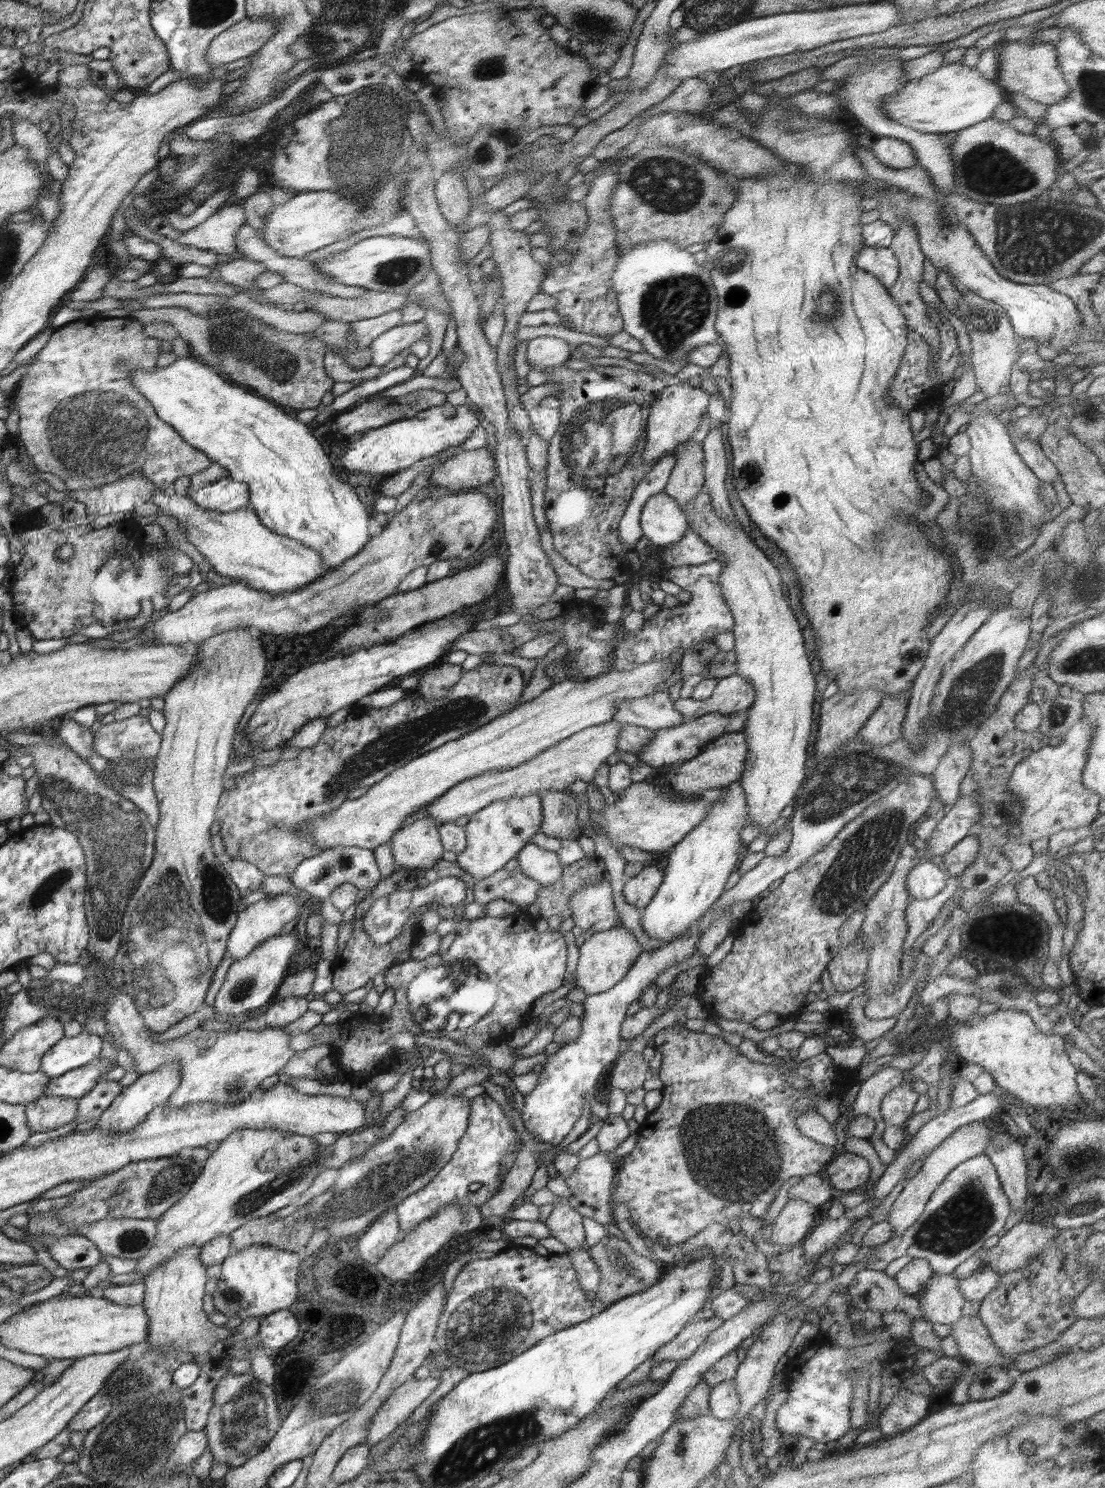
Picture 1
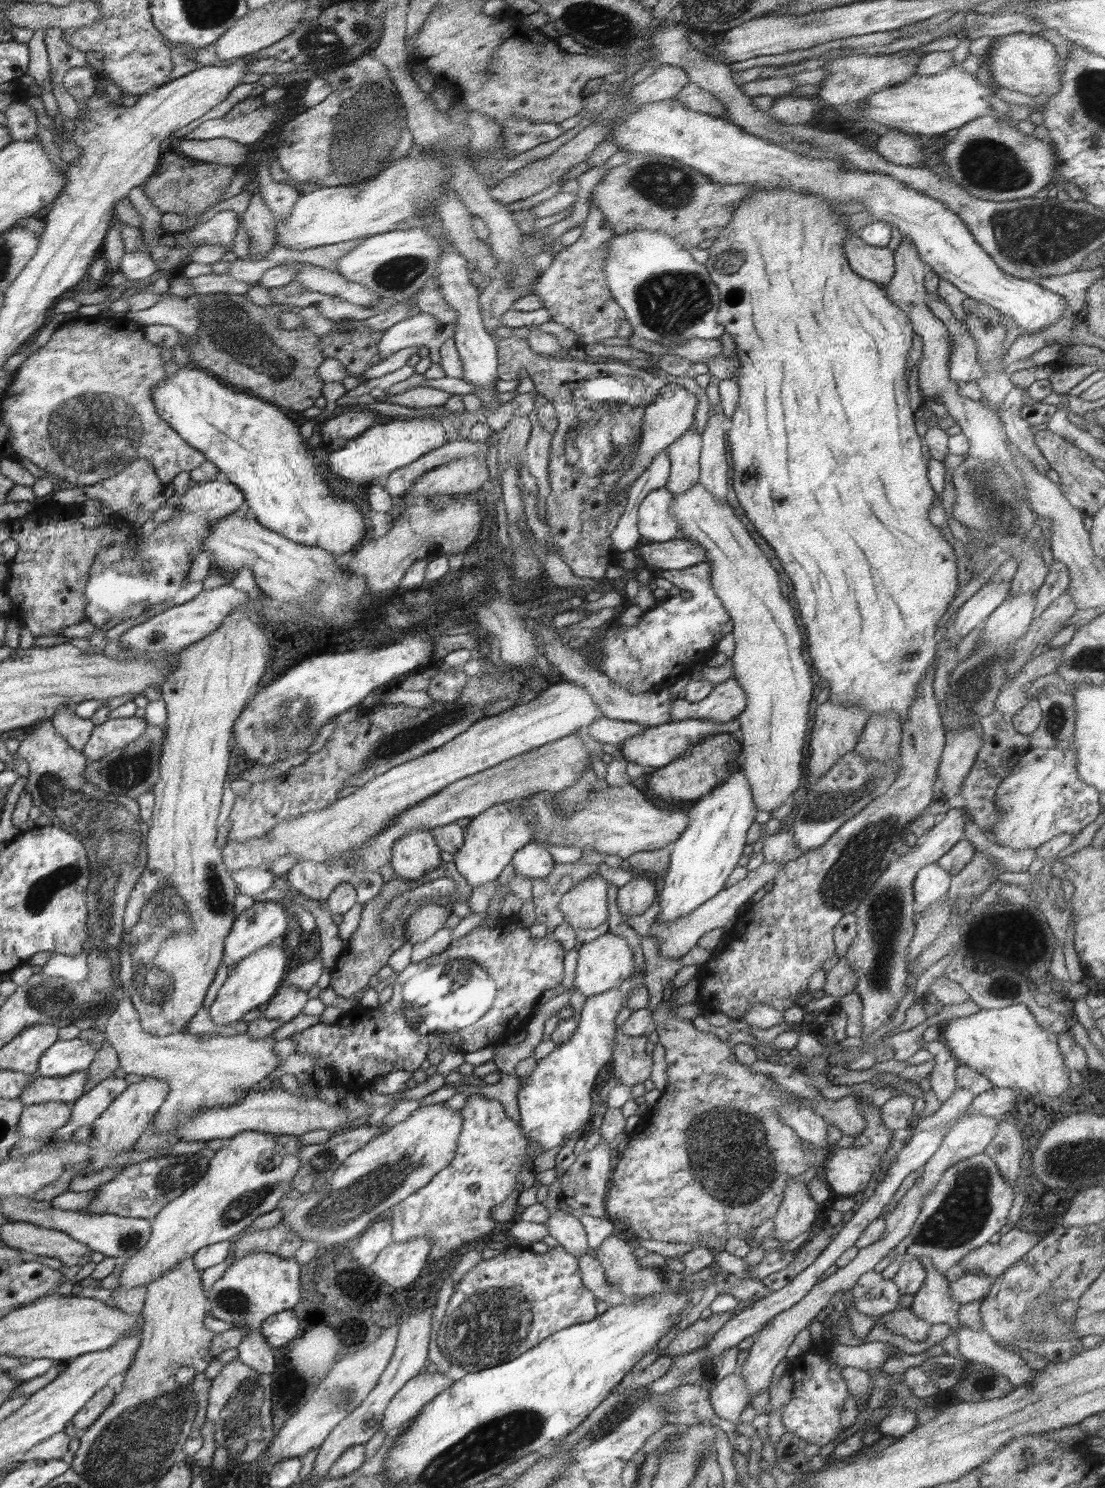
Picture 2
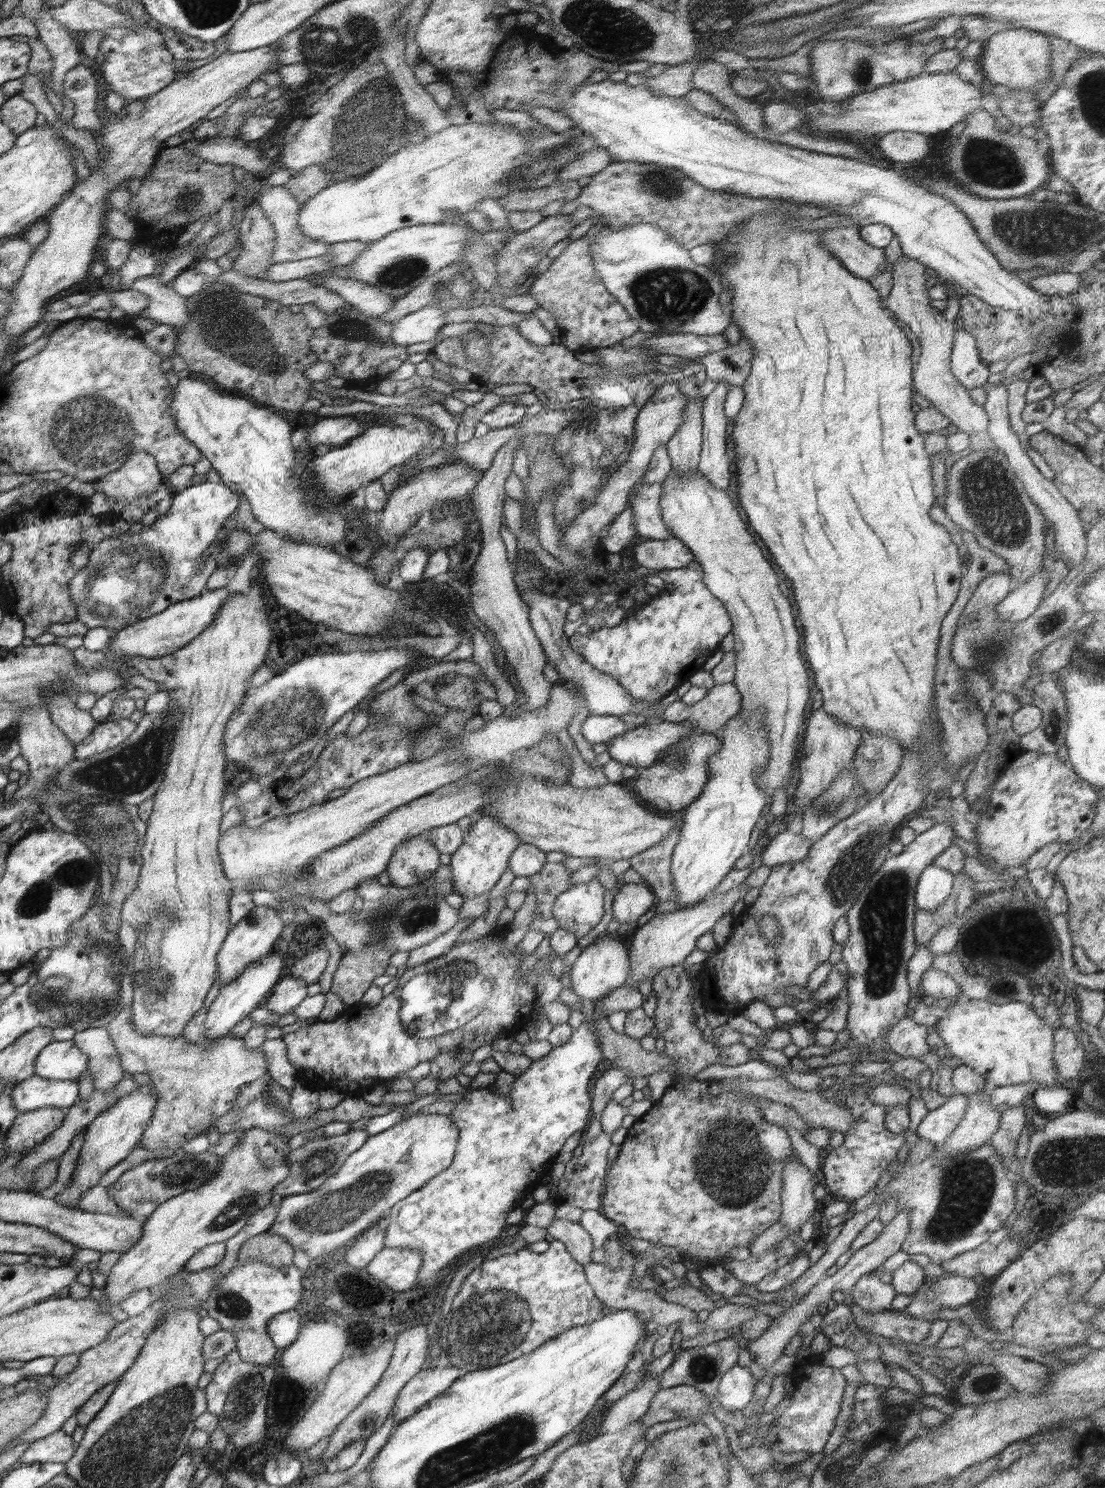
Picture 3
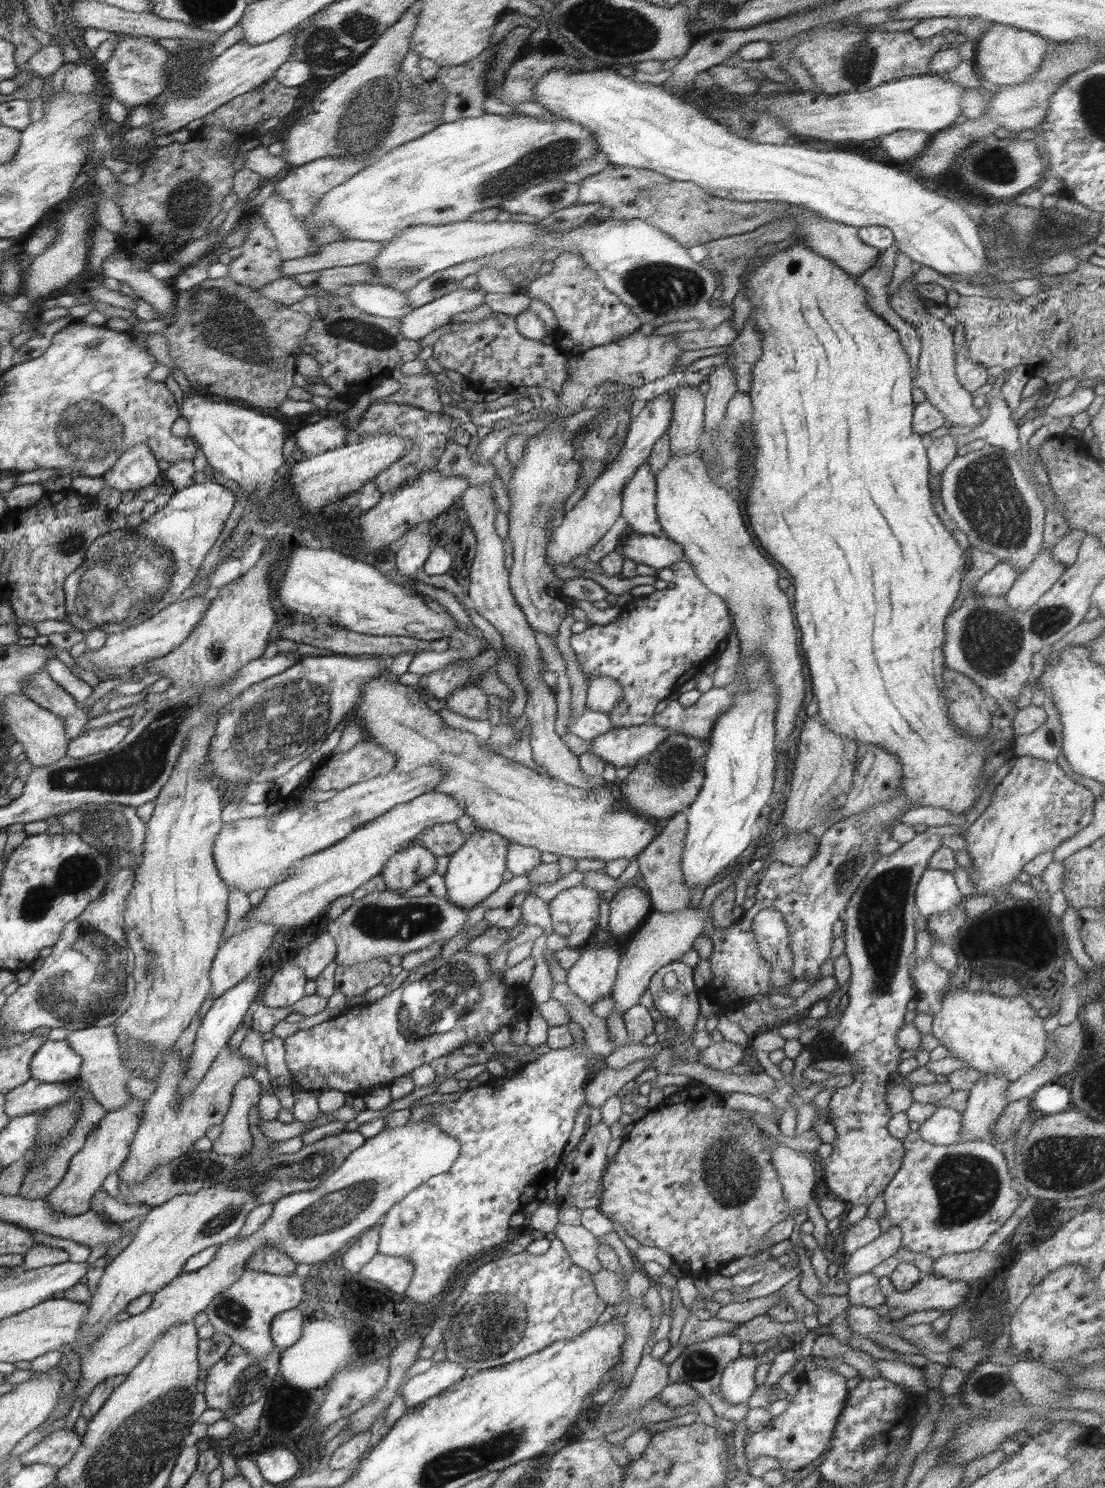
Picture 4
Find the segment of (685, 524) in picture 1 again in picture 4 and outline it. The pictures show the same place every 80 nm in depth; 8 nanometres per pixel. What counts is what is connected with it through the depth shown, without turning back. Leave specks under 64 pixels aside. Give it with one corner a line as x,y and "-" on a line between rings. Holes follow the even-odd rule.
640,463
622,491
621,517
640,534
662,536
657,521
656,483
650,464

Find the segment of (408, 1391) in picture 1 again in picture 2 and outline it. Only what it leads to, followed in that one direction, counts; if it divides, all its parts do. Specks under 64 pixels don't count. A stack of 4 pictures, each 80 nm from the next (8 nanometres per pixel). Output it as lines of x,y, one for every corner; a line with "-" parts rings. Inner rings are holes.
420,1373
409,1380
388,1403
382,1419
381,1430
393,1432
410,1422
435,1396
453,1383
446,1373

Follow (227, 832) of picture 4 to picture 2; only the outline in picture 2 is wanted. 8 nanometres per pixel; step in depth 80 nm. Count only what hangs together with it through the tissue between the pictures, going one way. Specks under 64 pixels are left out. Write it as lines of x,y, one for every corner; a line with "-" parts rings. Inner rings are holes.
561,680
550,685
540,693
540,697
528,704
514,706
491,717
486,716
440,748
374,777
353,794
333,802
328,808
278,822
266,838
256,838
245,843
226,841
223,848
225,865
229,870
247,866
266,870
266,864
271,864
283,854
297,854
298,862
322,862
352,849
359,849
366,841
372,841
385,833
400,814
440,793
453,782
570,736
577,728
584,729
600,717
604,716
586,689

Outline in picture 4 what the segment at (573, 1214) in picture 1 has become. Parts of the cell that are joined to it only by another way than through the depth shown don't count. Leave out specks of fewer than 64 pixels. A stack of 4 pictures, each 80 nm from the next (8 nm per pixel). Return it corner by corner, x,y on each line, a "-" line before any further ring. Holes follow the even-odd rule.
559,1223
555,1228
558,1239
563,1242
570,1260
576,1265
590,1272
601,1270
597,1257
599,1240
582,1225
566,1225

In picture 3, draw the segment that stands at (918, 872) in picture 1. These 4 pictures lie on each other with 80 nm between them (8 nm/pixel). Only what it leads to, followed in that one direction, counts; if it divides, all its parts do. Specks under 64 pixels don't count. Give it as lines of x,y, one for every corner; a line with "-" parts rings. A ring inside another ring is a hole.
934,864
927,866
915,888
915,905
920,910
935,911
952,894
955,874

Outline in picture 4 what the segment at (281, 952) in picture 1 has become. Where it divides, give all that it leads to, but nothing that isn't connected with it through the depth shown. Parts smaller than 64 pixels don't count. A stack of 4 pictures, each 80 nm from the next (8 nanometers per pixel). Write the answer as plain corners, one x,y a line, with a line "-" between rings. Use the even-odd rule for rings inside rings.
259,966
259,968
258,971
255,971
255,974
250,974
244,981
234,986
233,989
228,990
222,996
215,997
208,1012
205,1012
202,1016
202,1024
196,1032
196,1040
190,1049
192,1054
192,1058
190,1058
190,1070
186,1070
186,1078
180,1085
178,1095
184,1097
192,1093
193,1088
209,1073
210,1066
213,1066
213,1063
217,1061
217,1057
221,1054
224,1046
226,1046
226,1042
231,1040
230,1036
237,1033
237,1030
240,1029
242,1018
248,1012
248,1006
252,1004
252,1000
258,994
258,990
268,982
262,979
260,973
262,967

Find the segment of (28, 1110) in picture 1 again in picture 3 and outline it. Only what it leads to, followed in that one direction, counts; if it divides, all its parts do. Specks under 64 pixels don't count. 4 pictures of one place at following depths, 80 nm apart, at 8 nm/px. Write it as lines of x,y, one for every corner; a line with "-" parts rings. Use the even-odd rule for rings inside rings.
54,1107
18,1113
4,1141
6,1156
10,1152
24,1154
42,1143
60,1126
65,1116
64,1109

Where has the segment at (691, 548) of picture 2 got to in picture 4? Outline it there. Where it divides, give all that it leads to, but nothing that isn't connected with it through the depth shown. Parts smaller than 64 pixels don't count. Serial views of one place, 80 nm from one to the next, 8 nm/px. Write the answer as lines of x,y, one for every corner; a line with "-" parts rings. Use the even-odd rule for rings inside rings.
634,530
624,537
620,550
634,563
646,564
658,570
686,560
682,546
667,536
640,534

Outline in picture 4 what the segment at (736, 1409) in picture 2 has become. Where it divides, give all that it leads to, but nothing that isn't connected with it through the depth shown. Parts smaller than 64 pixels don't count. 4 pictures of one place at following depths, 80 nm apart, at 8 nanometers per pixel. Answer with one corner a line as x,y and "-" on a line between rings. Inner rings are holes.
740,1355
726,1365
721,1376
720,1390
730,1404
746,1403
757,1389
754,1374
760,1362
755,1355

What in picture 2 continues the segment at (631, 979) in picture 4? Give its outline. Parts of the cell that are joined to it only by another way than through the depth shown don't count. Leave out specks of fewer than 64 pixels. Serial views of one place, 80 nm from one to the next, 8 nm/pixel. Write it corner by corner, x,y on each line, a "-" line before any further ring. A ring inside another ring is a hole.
764,862
760,867
748,871
744,880
737,882
734,886
726,886
724,890
721,890
716,896
710,898
708,902
687,914
686,917
677,918
676,921
671,922
669,925
652,923
648,936
653,936
660,940
659,956
662,959
681,959
682,956
688,954
698,944
703,934
718,928
726,930
728,934
731,933
738,919
736,915
738,908
749,903
749,898
762,888
765,882
772,880
785,864
786,862

